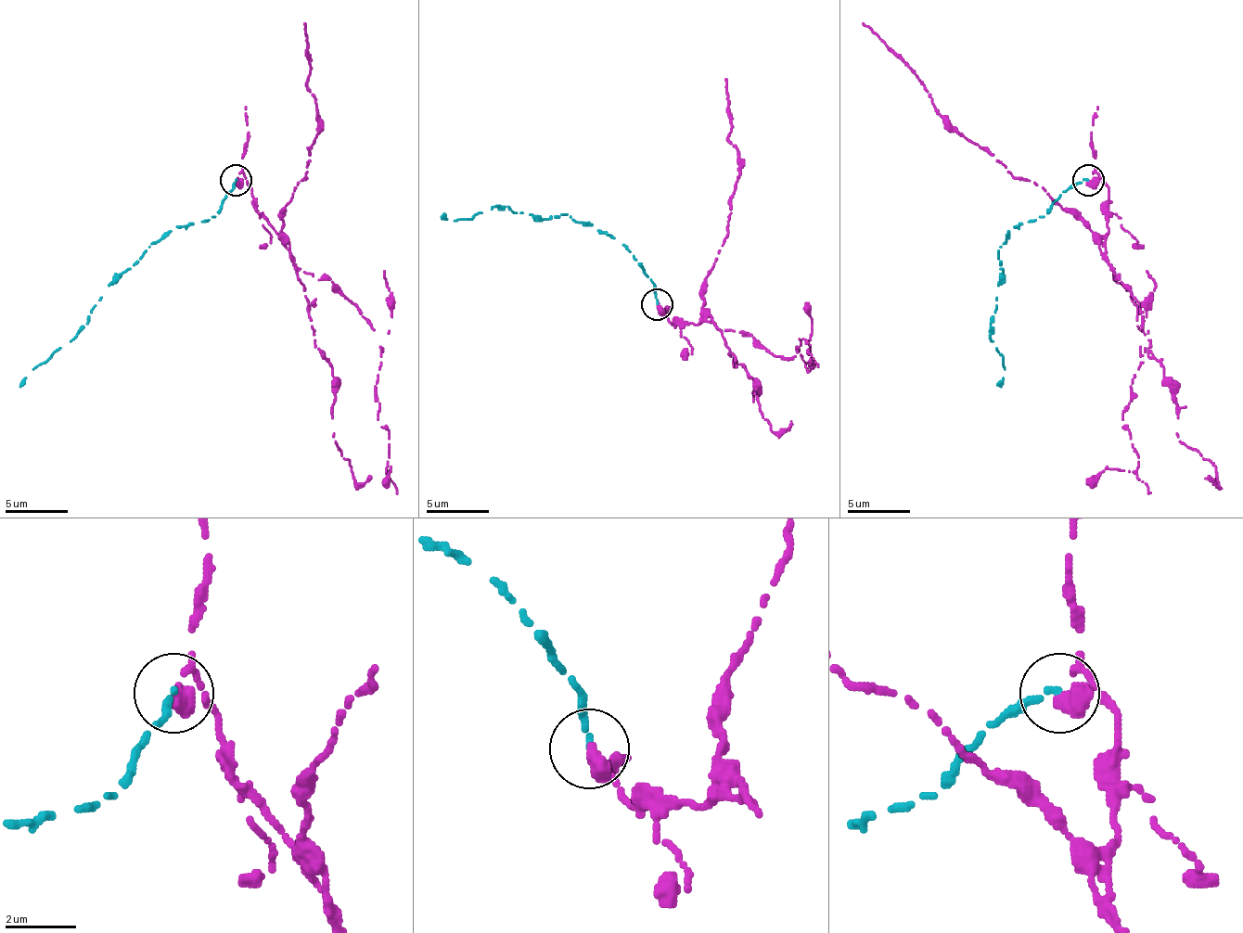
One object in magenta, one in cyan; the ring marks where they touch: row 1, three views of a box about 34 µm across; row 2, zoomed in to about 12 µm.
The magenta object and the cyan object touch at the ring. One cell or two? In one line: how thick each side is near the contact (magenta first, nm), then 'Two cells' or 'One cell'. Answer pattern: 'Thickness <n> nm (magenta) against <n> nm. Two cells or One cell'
Thickness 500 nm (magenta) against 180 nm. Two cells

